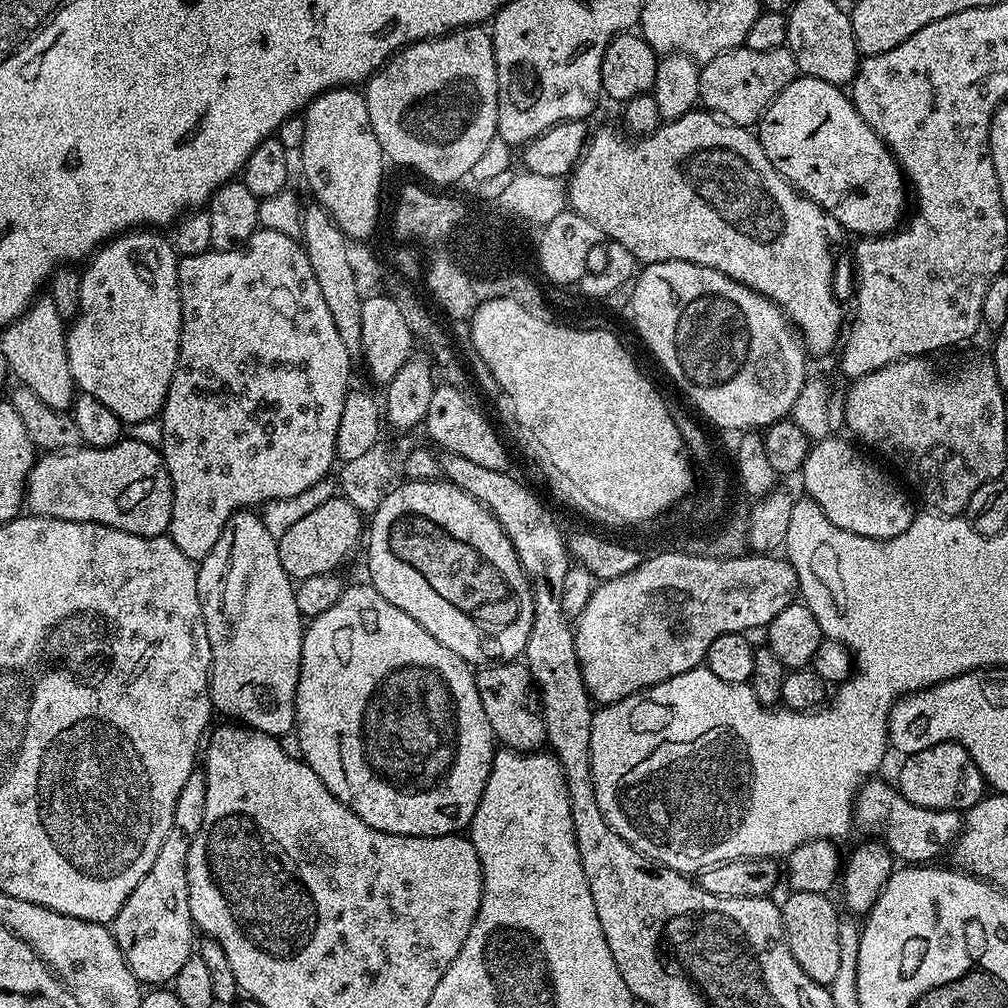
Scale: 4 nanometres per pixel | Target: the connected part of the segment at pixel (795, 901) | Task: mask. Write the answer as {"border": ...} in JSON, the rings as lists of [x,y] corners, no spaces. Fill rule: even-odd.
{"border":[[[789,891],[780,904],[784,923],[784,937],[794,954],[794,962],[814,978],[814,982],[828,986],[834,982],[839,961],[838,924],[841,913],[828,901],[825,894],[806,894]]]}

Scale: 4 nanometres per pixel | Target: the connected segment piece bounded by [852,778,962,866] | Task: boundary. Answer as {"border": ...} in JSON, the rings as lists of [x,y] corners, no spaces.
{"border":[[[869,778],[860,786],[859,792],[856,794],[856,803],[852,805],[852,819],[857,829],[868,832],[869,837],[882,838],[884,843],[888,845],[888,849],[892,851],[893,857],[897,861],[903,862],[908,866],[924,866],[927,865],[934,856],[938,855],[944,847],[955,845],[956,840],[960,836],[962,827],[962,816],[957,809],[950,810],[934,810],[926,806],[914,806],[914,802],[910,802],[900,792],[899,787],[887,784],[881,778]]]}

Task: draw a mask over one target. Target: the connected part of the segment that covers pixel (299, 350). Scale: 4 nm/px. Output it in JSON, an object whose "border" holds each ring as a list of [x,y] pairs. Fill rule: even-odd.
{"border":[[[260,228],[239,248],[231,248],[225,252],[209,250],[193,256],[180,256],[176,269],[182,306],[180,353],[160,420],[164,435],[164,465],[167,466],[172,479],[172,513],[166,535],[174,542],[174,546],[178,546],[178,550],[182,550],[182,554],[186,554],[186,558],[199,562],[206,558],[206,554],[210,554],[210,550],[214,550],[214,542],[218,542],[226,522],[235,512],[241,511],[240,500],[260,500],[261,505],[266,505],[271,500],[294,498],[294,494],[310,490],[310,486],[314,486],[329,475],[332,463],[336,464],[338,460],[338,422],[342,418],[346,394],[350,391],[348,375],[352,372],[354,362],[346,354],[346,346],[342,346],[342,338],[334,326],[333,316],[330,315],[330,306],[326,306],[322,290],[318,290],[318,278],[314,278],[314,270],[310,270],[310,258],[297,237],[278,234],[278,230]]]}

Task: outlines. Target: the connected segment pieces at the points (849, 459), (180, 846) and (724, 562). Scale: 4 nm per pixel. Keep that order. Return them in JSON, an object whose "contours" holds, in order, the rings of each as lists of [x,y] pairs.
{"contours":[[[[834,439],[817,440],[809,447],[804,466],[798,473],[799,479],[804,479],[803,495],[814,501],[822,510],[822,514],[826,514],[830,522],[834,522],[834,526],[842,530],[850,530],[850,534],[862,534],[866,538],[875,540],[889,540],[902,534],[902,530],[910,526],[914,515],[914,509],[908,501],[907,494],[875,464],[877,463],[875,459],[867,460],[863,456],[865,453],[855,443],[852,445],[844,440]]],[[[193,770],[190,778],[186,778],[186,786],[178,794],[178,803],[174,805],[174,822],[170,822],[170,834],[166,834],[166,842],[162,842],[162,850],[158,850],[158,858],[154,858],[154,866],[146,870],[146,878],[134,886],[134,894],[126,898],[120,913],[114,921],[114,935],[122,954],[126,958],[126,966],[135,974],[136,979],[144,986],[164,986],[175,981],[178,970],[194,954],[192,932],[194,925],[190,914],[190,890],[188,889],[188,855],[194,838],[198,838],[198,830],[202,830],[202,818],[206,814],[206,778],[203,771]]],[[[674,550],[657,551],[655,554],[649,555],[649,560],[648,557],[641,559],[639,566],[634,570],[630,570],[613,580],[597,583],[596,588],[590,594],[590,600],[586,602],[586,608],[582,610],[582,614],[575,621],[576,657],[580,663],[580,673],[584,679],[584,686],[589,696],[592,697],[597,705],[613,704],[630,694],[641,692],[643,688],[661,684],[678,674],[686,674],[686,670],[691,668],[701,667],[705,663],[710,650],[710,642],[714,642],[714,638],[718,638],[724,632],[747,633],[749,631],[748,628],[767,629],[770,621],[776,618],[778,614],[782,614],[782,610],[786,610],[797,595],[796,571],[793,570],[787,559],[780,557],[779,560],[779,555],[745,554],[732,559],[724,559],[722,557],[704,557],[699,554],[693,554],[691,551],[689,551],[690,553],[672,551]]]]}

